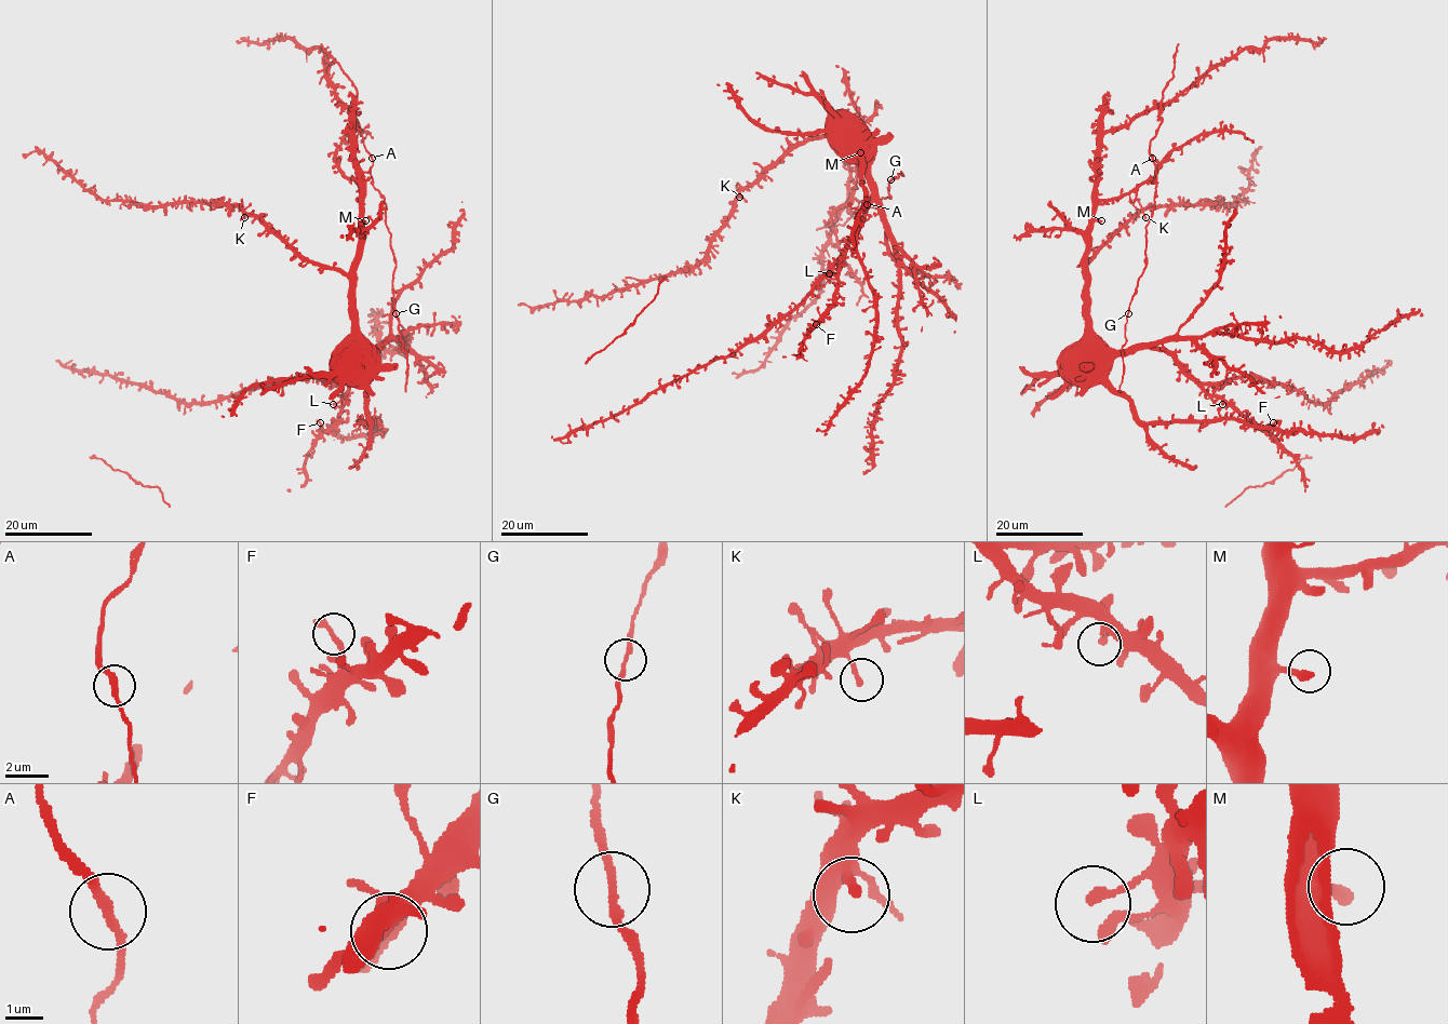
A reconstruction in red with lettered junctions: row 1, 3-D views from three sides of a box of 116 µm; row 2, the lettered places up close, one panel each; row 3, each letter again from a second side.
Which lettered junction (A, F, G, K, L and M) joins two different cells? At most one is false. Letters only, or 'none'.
none

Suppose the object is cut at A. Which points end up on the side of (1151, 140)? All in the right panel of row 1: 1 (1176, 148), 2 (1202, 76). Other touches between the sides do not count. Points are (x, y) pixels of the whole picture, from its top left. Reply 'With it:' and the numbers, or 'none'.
With it: none

